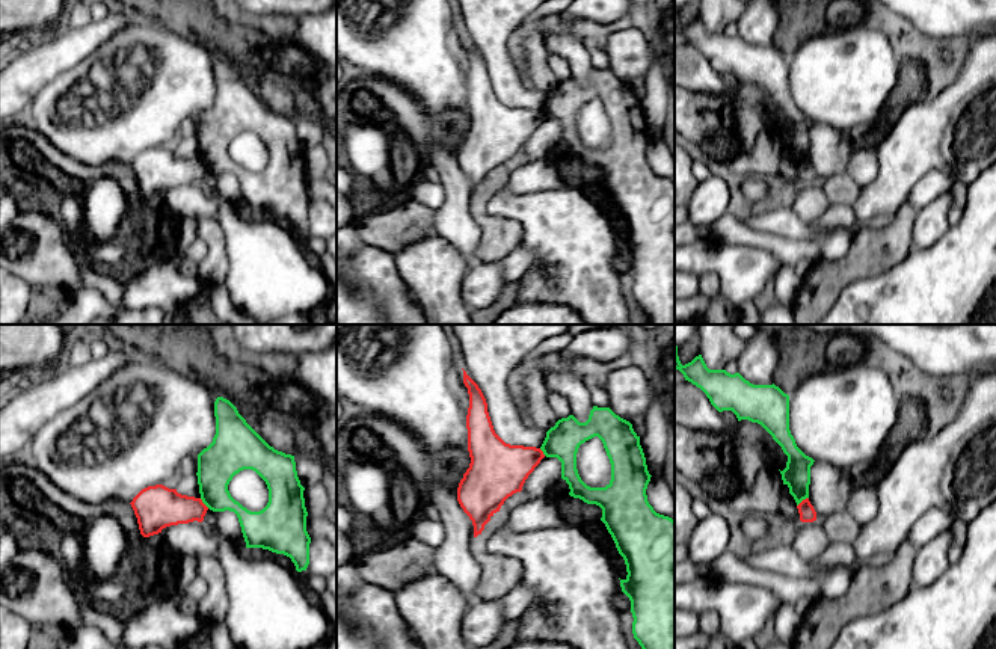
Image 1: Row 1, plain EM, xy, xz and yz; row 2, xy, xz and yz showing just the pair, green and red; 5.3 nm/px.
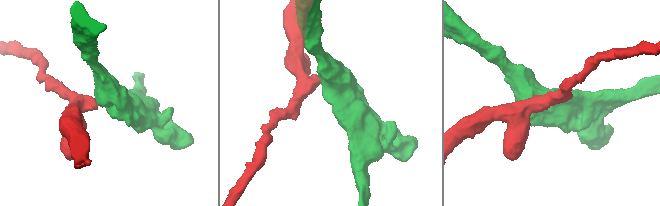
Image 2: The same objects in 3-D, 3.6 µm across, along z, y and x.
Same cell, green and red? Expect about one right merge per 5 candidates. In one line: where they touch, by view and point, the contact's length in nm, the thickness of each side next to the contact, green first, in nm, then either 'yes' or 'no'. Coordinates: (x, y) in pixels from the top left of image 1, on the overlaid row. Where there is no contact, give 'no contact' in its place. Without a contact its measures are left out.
yz (802, 500) | 80 nm | 140/90 nm | no

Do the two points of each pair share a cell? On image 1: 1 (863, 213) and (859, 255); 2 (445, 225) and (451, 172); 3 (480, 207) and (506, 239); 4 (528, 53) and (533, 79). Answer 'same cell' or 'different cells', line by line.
1: different cells
2: same cell
3: same cell
4: same cell

